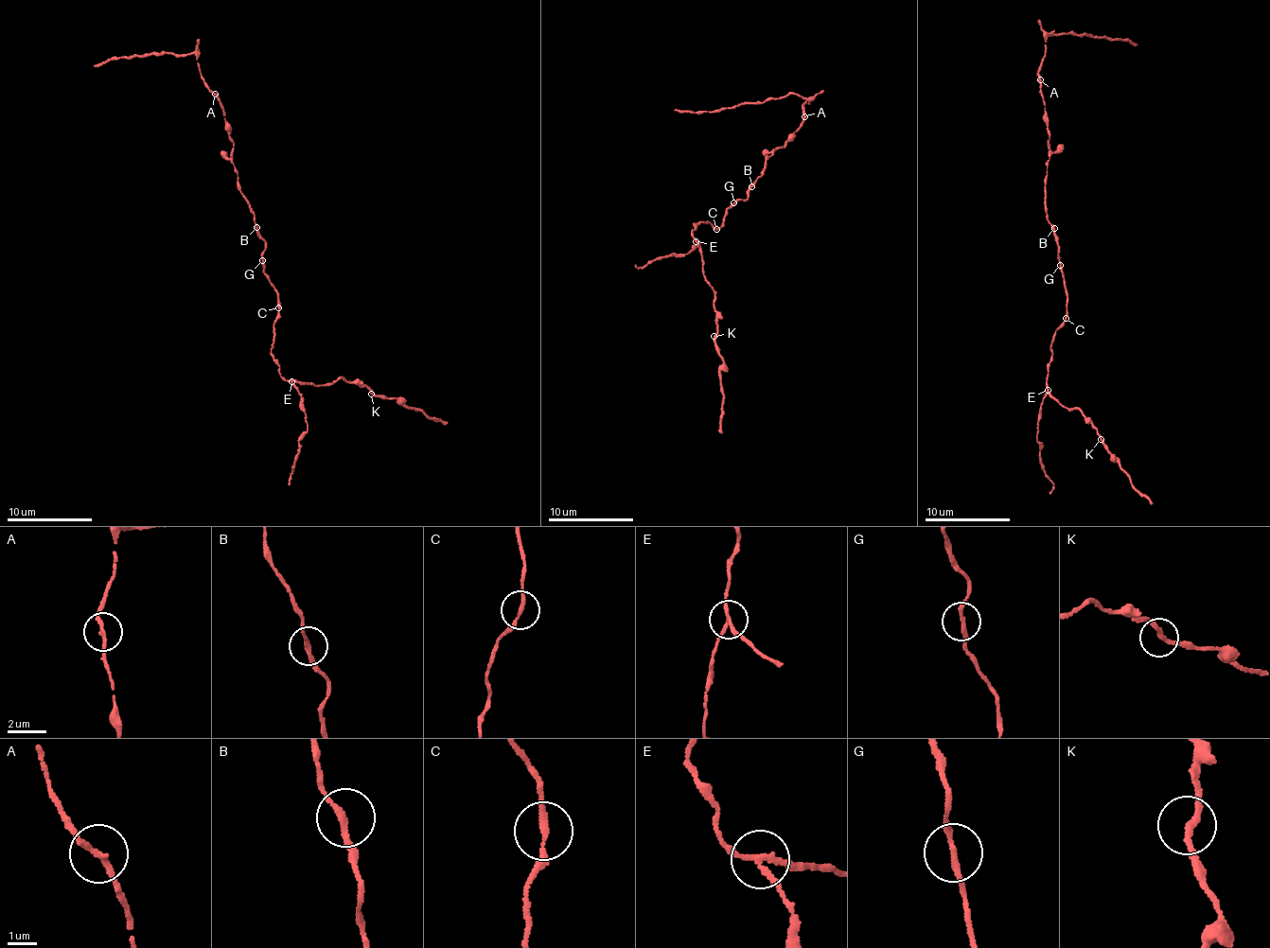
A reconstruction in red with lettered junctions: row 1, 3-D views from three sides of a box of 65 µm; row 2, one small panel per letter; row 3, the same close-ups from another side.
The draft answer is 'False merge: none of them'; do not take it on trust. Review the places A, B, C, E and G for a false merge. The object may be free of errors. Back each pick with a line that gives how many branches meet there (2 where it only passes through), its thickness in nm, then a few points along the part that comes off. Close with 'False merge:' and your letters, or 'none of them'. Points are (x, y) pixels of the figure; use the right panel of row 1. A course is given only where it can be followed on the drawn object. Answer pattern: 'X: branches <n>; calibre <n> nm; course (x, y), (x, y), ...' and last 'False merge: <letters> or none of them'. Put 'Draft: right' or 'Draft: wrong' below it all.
E: branches 3; calibre 170 nm; course (1047, 391), (1060, 405), (1080, 409), (1134, 487), (1153, 502)
False merge: E
Draft: wrong

